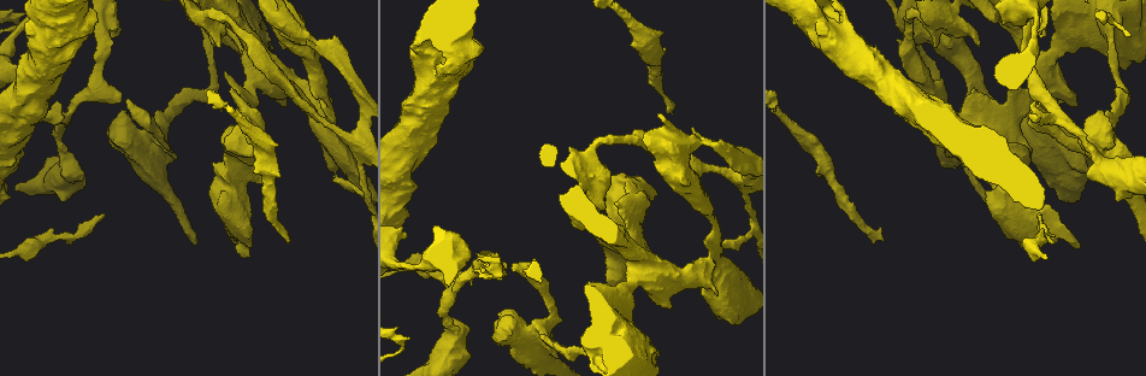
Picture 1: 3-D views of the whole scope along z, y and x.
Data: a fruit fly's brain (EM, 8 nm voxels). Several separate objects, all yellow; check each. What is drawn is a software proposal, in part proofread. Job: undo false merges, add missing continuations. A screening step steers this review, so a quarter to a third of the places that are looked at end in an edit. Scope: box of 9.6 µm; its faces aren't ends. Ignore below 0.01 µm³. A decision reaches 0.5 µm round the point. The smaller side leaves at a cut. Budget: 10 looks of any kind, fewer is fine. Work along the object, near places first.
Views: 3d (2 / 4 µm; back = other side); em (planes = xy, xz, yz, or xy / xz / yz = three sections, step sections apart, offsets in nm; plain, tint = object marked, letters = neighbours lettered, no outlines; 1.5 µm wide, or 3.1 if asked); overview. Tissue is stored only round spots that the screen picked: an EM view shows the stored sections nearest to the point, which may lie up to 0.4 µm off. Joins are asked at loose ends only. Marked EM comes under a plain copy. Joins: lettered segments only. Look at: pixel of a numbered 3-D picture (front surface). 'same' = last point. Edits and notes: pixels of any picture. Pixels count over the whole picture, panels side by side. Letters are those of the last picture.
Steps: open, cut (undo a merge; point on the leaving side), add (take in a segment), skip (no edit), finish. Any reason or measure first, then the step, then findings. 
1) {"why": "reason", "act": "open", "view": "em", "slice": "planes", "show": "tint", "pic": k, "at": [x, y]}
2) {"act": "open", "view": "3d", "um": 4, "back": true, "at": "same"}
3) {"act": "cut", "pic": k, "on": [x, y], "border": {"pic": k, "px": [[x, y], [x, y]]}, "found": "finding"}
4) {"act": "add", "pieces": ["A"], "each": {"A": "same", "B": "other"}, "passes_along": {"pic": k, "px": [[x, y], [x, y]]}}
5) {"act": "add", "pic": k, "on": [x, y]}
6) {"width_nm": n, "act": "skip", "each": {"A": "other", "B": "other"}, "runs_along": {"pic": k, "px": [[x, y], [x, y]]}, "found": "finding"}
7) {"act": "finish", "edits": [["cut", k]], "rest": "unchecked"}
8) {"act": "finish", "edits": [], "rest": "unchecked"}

{"why": "sharp bend", "act": "open", "view": "3d", "um": 4, "pic": 1, "at": [211, 89]}

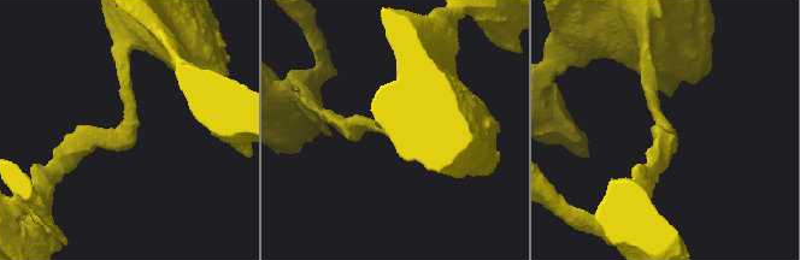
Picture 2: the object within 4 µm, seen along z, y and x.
{"arm_widths_nm": [200, 280], "why": "now the EM", "act": "open", "view": "em", "slice": "planes", "show": "letters", "pic": 2, "at": [129, 132]}

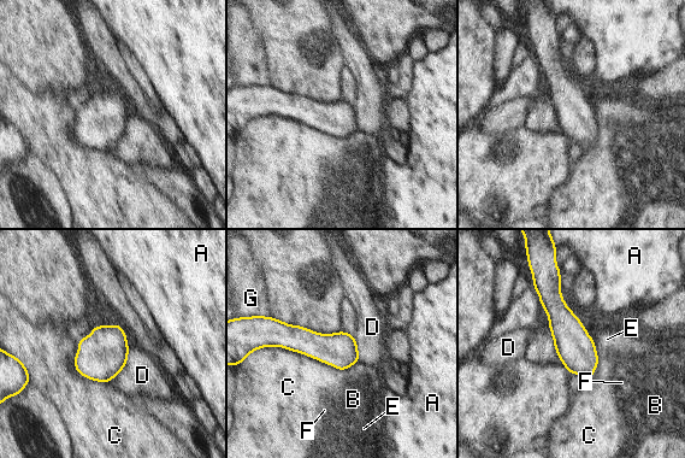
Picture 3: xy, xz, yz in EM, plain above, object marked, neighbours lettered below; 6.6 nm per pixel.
{"longest_contact_nm": ["C", 600], "act": "skip", "each": {"A": "other", "B": "other", "C": "other", "D": "other", "E": "other", "F": "other", "G": "other"}, "border": {"pic": 3, "px": [[353, 336], [360, 360]]}, "found": "all the same cell"}

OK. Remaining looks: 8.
{"why": "end of a long branch", "act": "open", "view": "3d", "um": 4, "pic": 1, "at": [288, 243]}

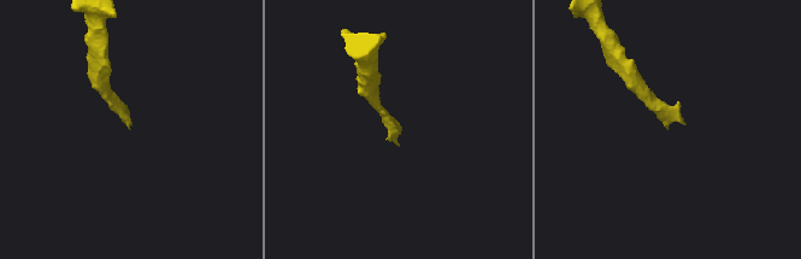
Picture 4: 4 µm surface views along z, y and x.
{"act": "open", "view": "em", "slice": "xy", "step": 8, "show": "tint", "pic": 4, "at": [130, 123]}

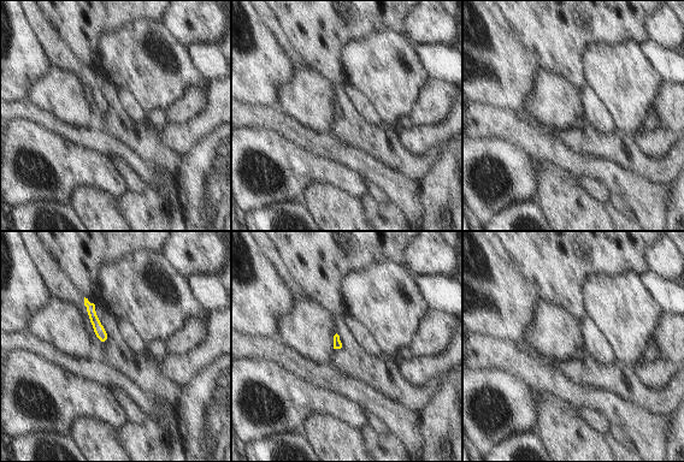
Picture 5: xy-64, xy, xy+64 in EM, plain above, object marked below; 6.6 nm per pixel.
{"act": "open", "view": "em", "slice": "planes", "show": "letters", "at": "same"}

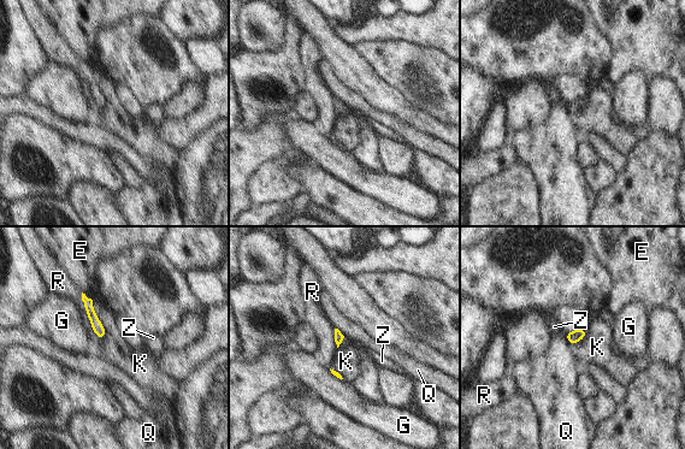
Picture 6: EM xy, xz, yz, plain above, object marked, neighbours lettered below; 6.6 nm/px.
{"act": "skip", "each": {"E": "other", "G": "other", "K": "other", "Q": "other", "R": "other", "Z": "other"}, "border": {"pic": 6, "px": [[92, 300], [105, 331], [102, 340]]}, "found": "no lettered segment goes on from it"}

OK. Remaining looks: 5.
{"why": "sudden change in width", "act": "open", "view": "em", "slice": "planes", "show": "letters", "pic": 1, "at": [360, 168]}

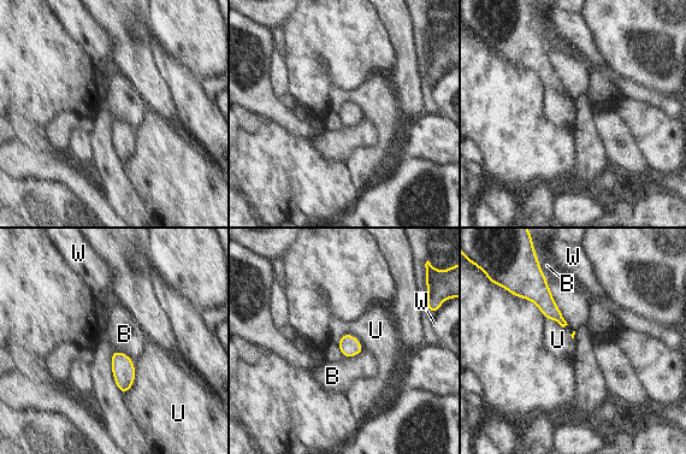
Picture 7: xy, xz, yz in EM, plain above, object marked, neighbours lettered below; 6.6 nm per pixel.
{"act": "skip", "each": {"B": "other", "U": "other", "W": "other"}, "found": "all the same cell"}

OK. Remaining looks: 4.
{"why": "stops while still wide", "act": "open", "view": "3d", "um": 4, "back": true, "pic": 1, "at": [406, 234]}

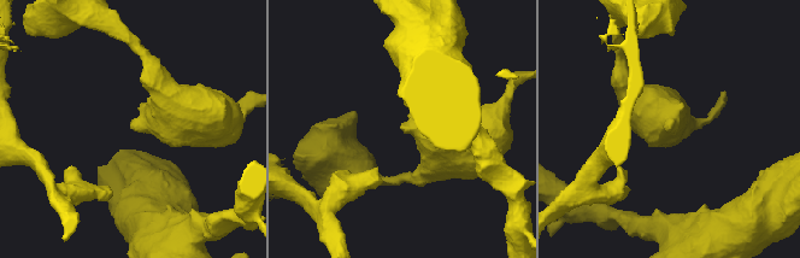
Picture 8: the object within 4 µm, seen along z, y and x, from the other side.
{"why": "now the EM", "act": "open", "view": "em", "slice": "xy", "step": 4, "show": "tint", "pic": 8, "at": [130, 124]}

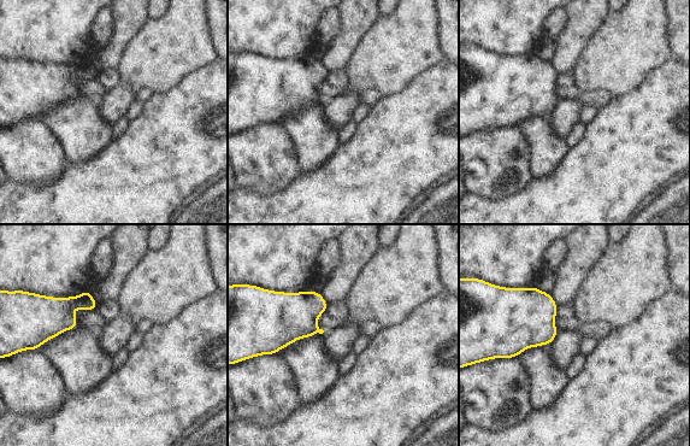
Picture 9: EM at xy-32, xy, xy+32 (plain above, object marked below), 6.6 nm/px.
{"why": "another direction", "act": "open", "view": "em", "slice": "planes", "show": "letters", "at": "same"}

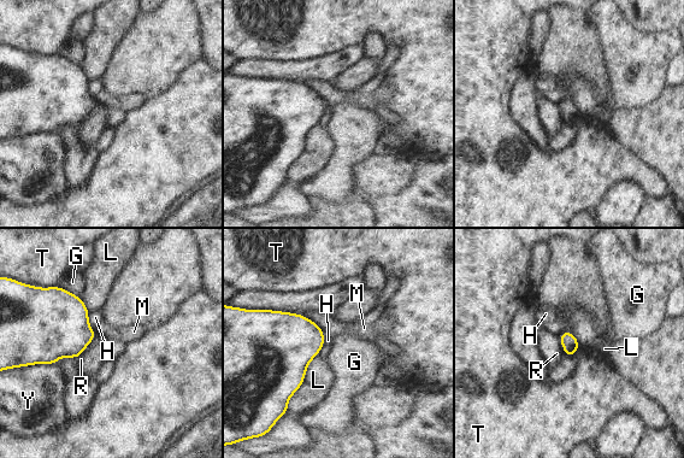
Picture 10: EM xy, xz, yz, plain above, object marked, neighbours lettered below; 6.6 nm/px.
{"longest_contact_nm": ["L", 420], "act": "skip", "each": {"G": "other", "H": "other", "L": "other", "M": "other", "R": "other", "T": "other", "Y": "other"}, "border": {"pic": 10, "px": [[59, 286], [80, 297]]}, "found": "none of them fits"}

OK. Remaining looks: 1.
{"act": "finish", "edits": [], "rest": "unchecked"}

